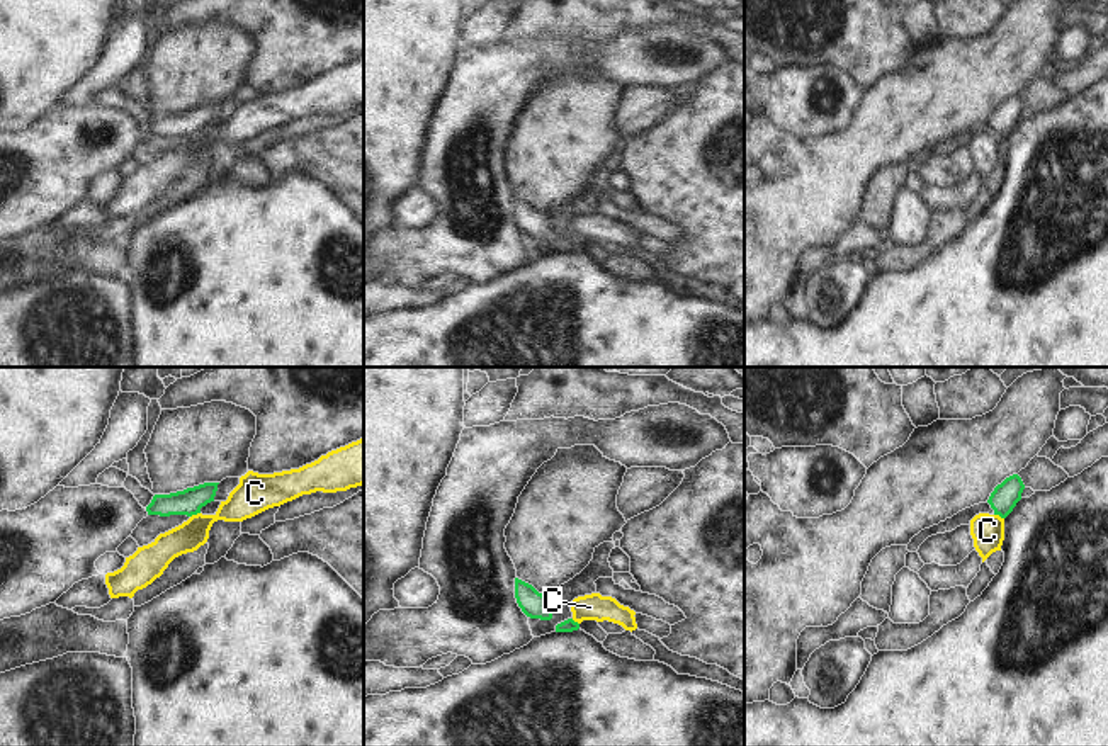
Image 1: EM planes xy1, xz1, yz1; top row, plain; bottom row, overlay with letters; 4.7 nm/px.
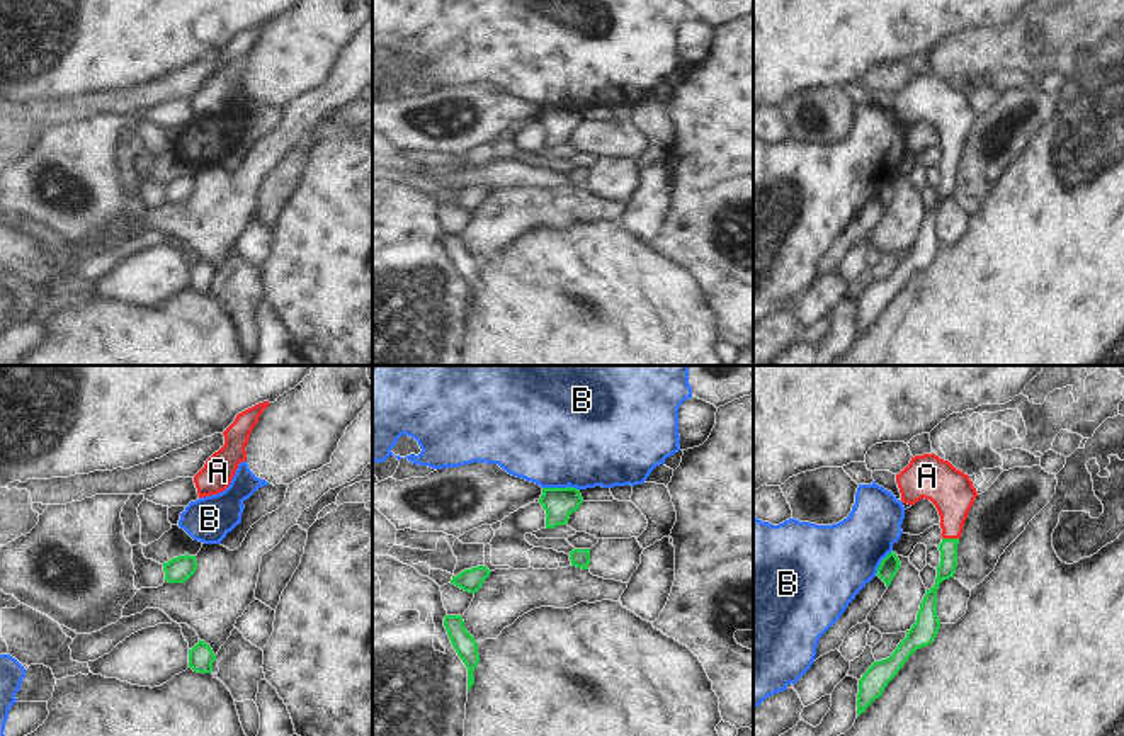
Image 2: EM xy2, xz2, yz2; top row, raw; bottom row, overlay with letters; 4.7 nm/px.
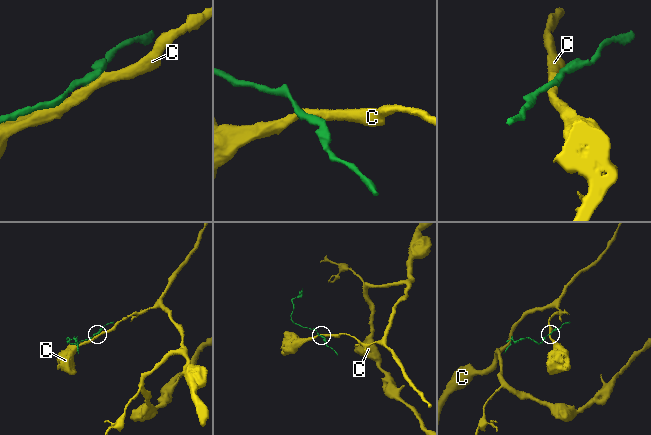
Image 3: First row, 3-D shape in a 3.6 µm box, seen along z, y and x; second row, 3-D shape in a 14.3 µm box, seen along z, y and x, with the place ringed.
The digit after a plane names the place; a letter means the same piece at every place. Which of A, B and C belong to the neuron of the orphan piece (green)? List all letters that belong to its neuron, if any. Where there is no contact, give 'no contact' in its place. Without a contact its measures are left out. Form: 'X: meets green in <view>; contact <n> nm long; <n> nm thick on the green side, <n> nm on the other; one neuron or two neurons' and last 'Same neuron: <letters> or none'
A: meets green in yz2; contact 80 nm long; 90 nm thick on the green side, 200 nm on the other; one neuron
B: meets green in xz2; contact 180 nm long; 150 nm thick on the green side, 500 nm on the other; two neurons
C: meets green in xy1; contact 50 nm long; 130 nm thick on the green side, 160 nm on the other; two neurons
Same neuron: A

